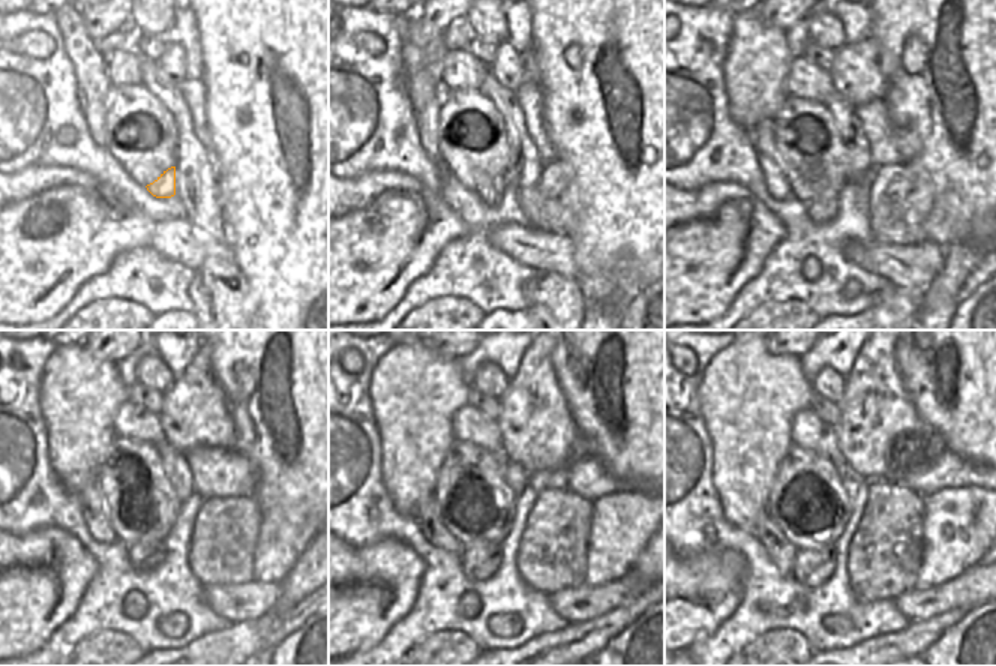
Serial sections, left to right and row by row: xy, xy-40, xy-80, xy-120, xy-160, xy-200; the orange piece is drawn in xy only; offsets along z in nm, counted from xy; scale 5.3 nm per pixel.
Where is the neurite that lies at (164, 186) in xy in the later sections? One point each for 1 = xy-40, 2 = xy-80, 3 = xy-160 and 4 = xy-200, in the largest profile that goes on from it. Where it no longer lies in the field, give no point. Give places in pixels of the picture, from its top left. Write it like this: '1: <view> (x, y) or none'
1: xy-40 (491, 194)
2: xy-80 (821, 210)
3: xy-160 (471, 557)
4: xy-200 (806, 560)

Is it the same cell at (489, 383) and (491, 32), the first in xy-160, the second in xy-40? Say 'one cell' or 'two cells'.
one cell

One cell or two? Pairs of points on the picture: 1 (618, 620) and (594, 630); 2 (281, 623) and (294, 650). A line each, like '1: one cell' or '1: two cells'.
1: one cell
2: two cells

